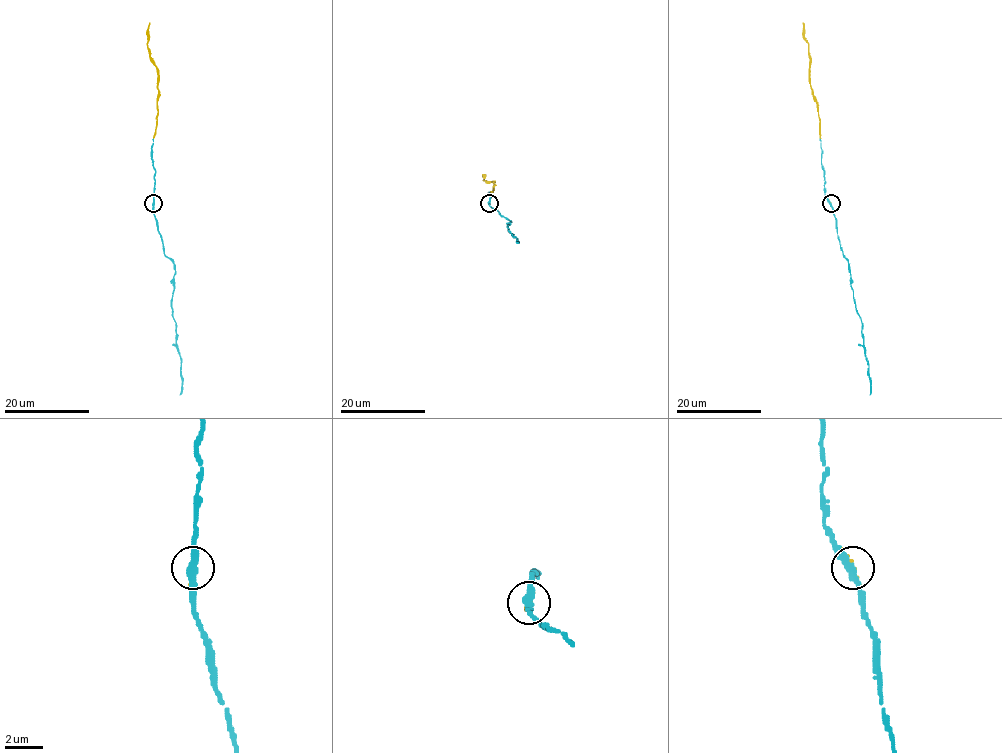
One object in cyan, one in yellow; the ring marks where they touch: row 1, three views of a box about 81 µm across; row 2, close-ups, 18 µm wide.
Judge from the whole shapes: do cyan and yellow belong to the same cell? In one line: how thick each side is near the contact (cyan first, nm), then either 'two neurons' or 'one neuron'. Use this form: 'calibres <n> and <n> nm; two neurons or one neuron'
calibres 360 and 130 nm; one neuron

